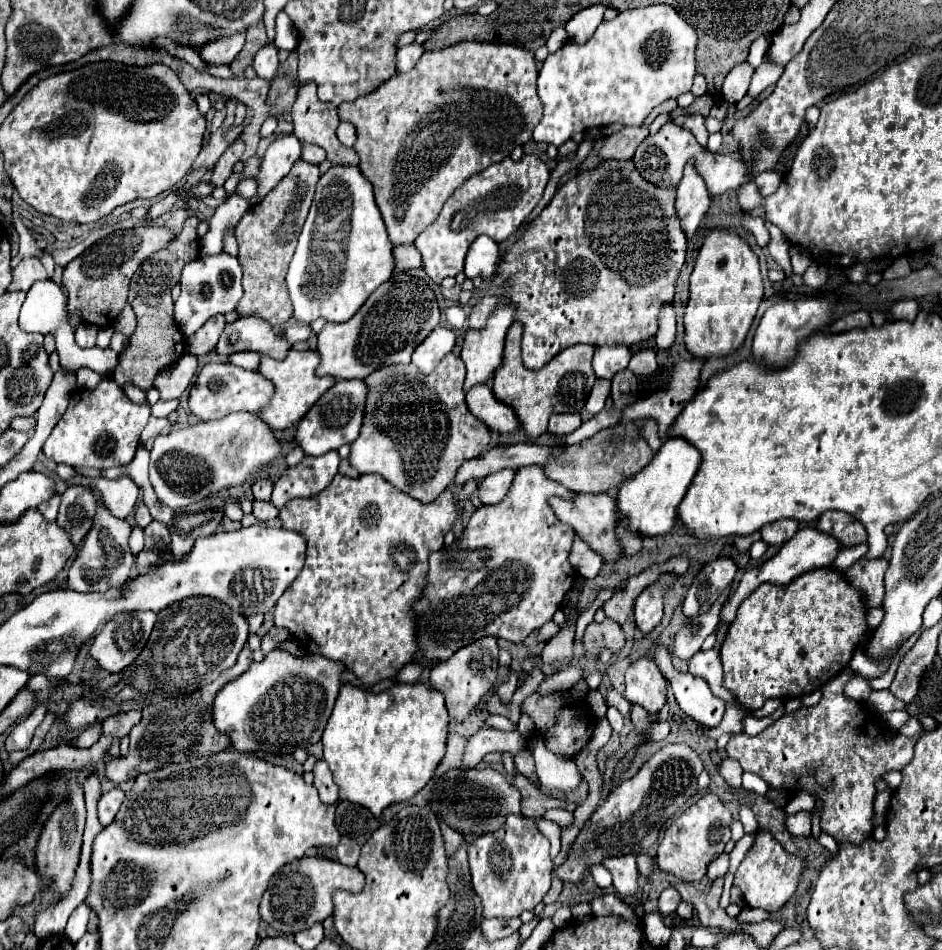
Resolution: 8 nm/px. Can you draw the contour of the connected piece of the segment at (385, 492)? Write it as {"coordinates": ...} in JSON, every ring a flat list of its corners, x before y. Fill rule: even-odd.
{"coordinates":[[337,474,333,478,331,486,327,486,327,490,323,490,323,494,317,494,315,498,295,498,295,502,287,502,287,506,283,506,283,510,279,512,279,520,281,520,281,528,299,532,305,538,307,560,305,560,305,566,303,566,299,578,295,578,295,582,287,588,287,594,283,594,283,598,279,598,279,606,275,606,275,626,287,628,311,654,321,654,325,658,343,662,347,666,347,670,351,670,357,676,357,680,363,684,363,688,373,688,375,684,379,684,383,680,393,680,405,664,413,662,413,658,417,654,417,624,415,624,417,618,415,618,413,606,415,606,415,602,419,602,423,598,423,592,427,586,429,554,439,552,443,548,445,534,459,520,459,512,457,512,451,490,443,490,443,494,439,494,439,498,435,498,429,504,423,504,423,502,395,490,379,474,361,474,359,478,349,478,349,476]]}

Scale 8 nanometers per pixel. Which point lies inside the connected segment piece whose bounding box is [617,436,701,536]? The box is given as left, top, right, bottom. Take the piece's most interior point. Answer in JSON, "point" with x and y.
{"point":[650,499]}

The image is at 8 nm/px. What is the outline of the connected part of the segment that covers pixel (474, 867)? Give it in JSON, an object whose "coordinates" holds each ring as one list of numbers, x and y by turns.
{"coordinates":[[515,814,507,816,505,828,497,830,495,834,487,834,477,838,469,846,469,868,471,868,471,882,475,896,479,896,483,904,483,918,513,918,521,916,525,910,533,910,551,886,551,856,549,856,549,840,539,832,533,818,515,818]]}

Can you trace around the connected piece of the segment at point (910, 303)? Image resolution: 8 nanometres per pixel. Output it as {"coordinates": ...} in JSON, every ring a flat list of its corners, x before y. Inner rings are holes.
{"coordinates":[[913,298,897,300,897,302,893,302,893,306,891,306,889,312,891,312,893,320,909,320,911,322,917,316,917,312,919,312,919,304]]}

